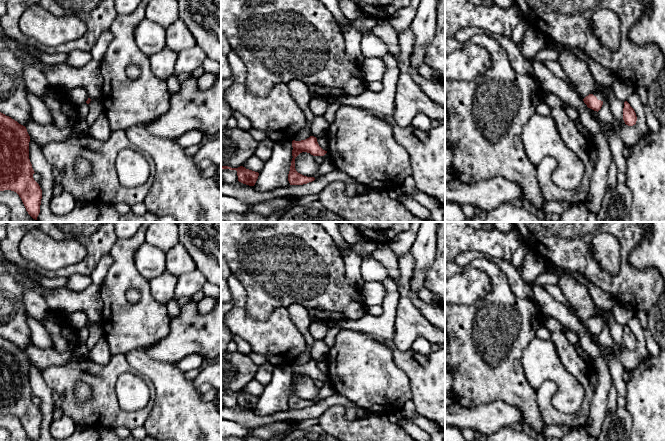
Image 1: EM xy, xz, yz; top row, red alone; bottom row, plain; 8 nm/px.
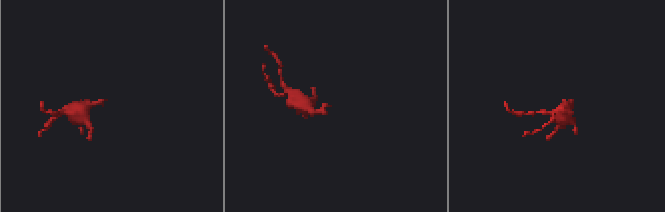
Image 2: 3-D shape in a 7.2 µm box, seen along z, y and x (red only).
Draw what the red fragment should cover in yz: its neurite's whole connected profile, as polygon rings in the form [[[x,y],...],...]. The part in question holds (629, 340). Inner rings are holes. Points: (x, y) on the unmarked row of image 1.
[[[627,325],[624,326],[623,344],[628,350],[635,349],[637,345],[636,337]]]

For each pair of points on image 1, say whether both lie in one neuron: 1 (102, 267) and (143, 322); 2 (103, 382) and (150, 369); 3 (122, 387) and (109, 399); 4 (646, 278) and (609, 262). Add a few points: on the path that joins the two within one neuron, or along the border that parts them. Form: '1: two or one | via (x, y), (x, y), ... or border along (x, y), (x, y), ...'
1: two | border along (110, 253), (112, 264), (104, 281), (99, 286)
2: two | border along (125, 355), (126, 361), (133, 371)
3: two | border along (117, 379), (117, 402), (123, 409), (130, 412)
4: two | border along (619, 243), (620, 266), (615, 274), (609, 274)

